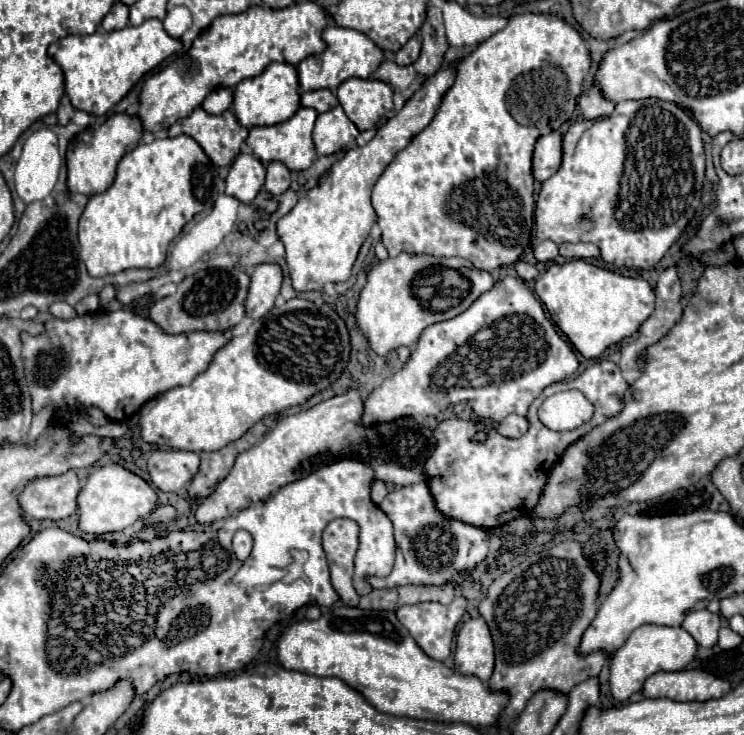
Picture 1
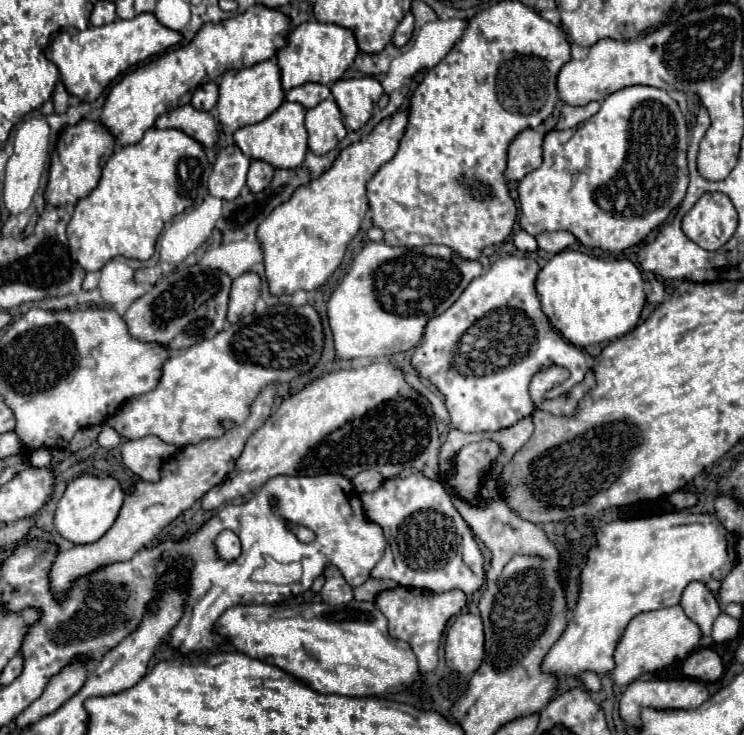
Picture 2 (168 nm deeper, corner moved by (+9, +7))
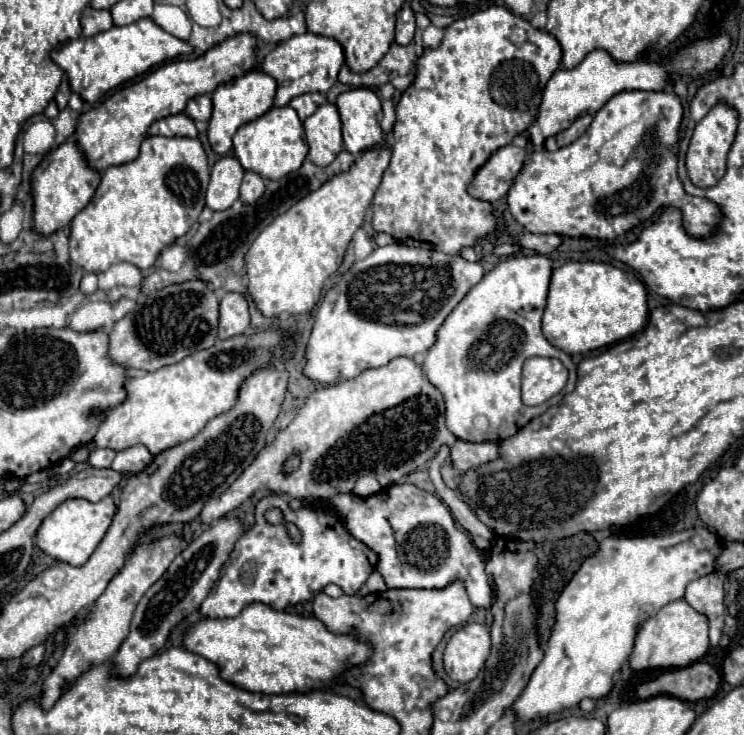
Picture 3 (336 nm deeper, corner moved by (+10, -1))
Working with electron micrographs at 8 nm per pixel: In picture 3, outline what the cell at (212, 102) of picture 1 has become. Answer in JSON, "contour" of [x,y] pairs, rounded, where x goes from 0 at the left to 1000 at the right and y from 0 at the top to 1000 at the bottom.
{"contour":[[[261,131],[247,150],[250,158],[255,158],[258,163],[272,163],[280,166],[282,155],[285,155],[285,136],[280,131]]]}

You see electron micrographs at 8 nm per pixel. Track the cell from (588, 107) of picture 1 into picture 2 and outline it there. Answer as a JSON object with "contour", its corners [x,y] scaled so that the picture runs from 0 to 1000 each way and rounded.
{"contour":[[[794,139],[794,141],[786,141],[786,144],[765,144],[765,141],[757,141],[754,158],[751,158],[751,166],[749,166],[746,174],[749,174],[749,177],[773,174],[776,169],[792,163],[805,147],[808,147],[805,139]]]}

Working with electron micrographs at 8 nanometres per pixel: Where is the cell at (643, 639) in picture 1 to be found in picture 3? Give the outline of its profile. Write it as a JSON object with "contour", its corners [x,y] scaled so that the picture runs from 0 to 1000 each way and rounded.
{"contour":[[[919,814],[901,819],[892,824],[879,841],[868,844],[860,854],[852,876],[852,887],[847,893],[849,912],[871,912],[871,909],[917,909],[938,895],[944,895],[952,884],[952,844]]]}

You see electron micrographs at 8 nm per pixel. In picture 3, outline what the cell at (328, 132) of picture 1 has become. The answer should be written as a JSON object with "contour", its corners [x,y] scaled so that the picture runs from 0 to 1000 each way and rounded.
{"contour":[[[444,139],[433,141],[417,161],[409,163],[411,193],[417,199],[414,218],[425,226],[444,223],[460,204],[460,180],[454,147]]]}

